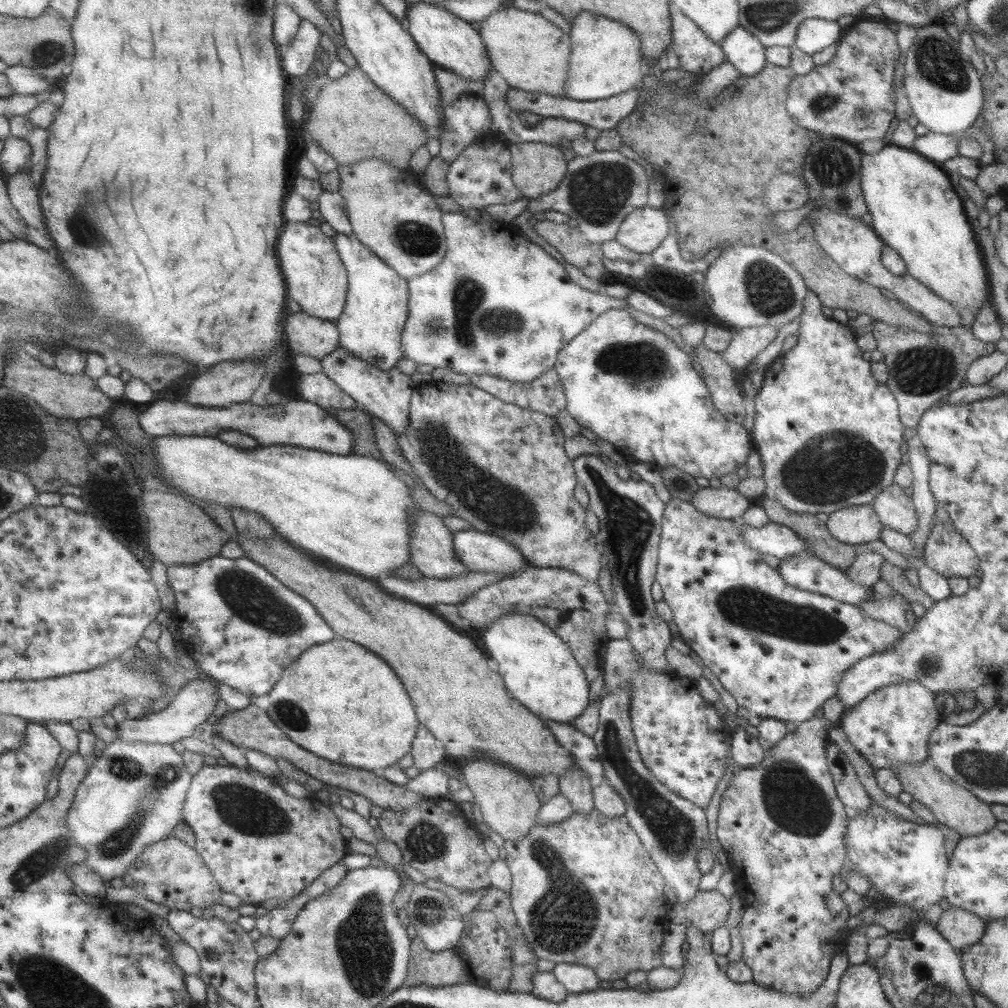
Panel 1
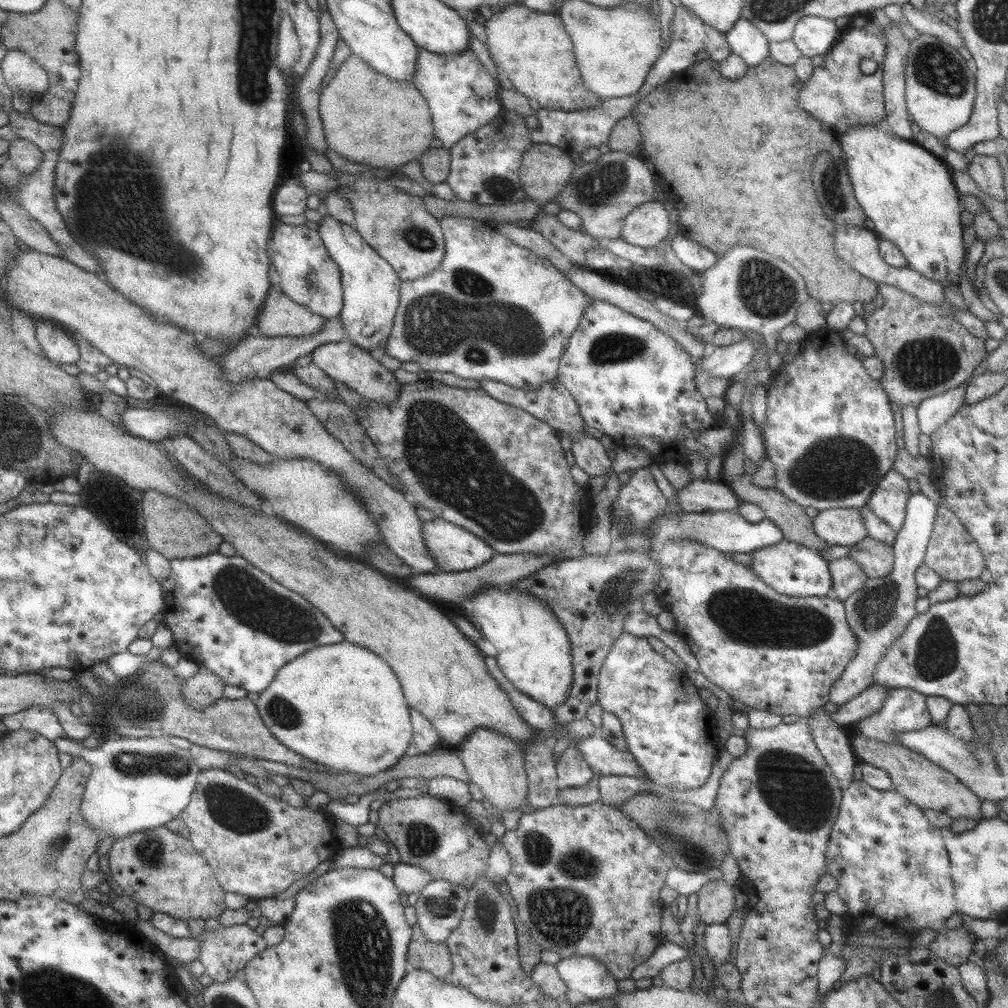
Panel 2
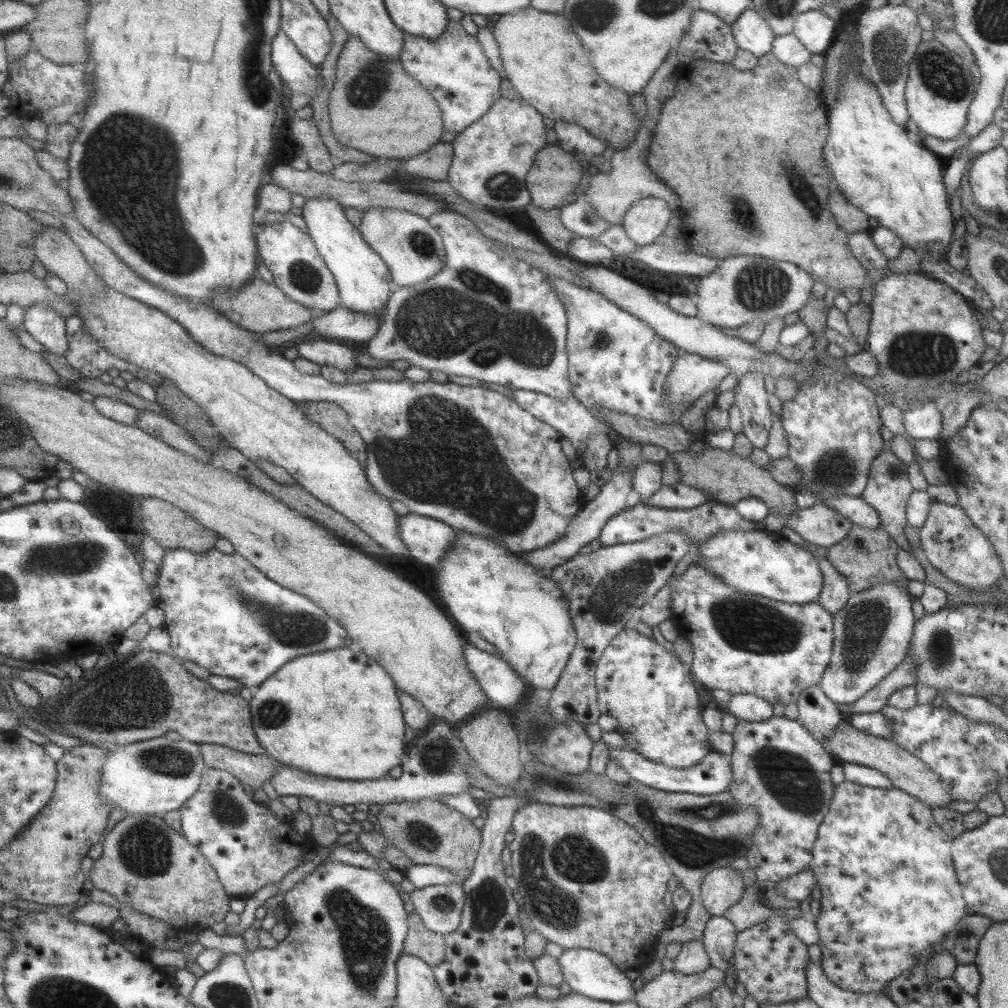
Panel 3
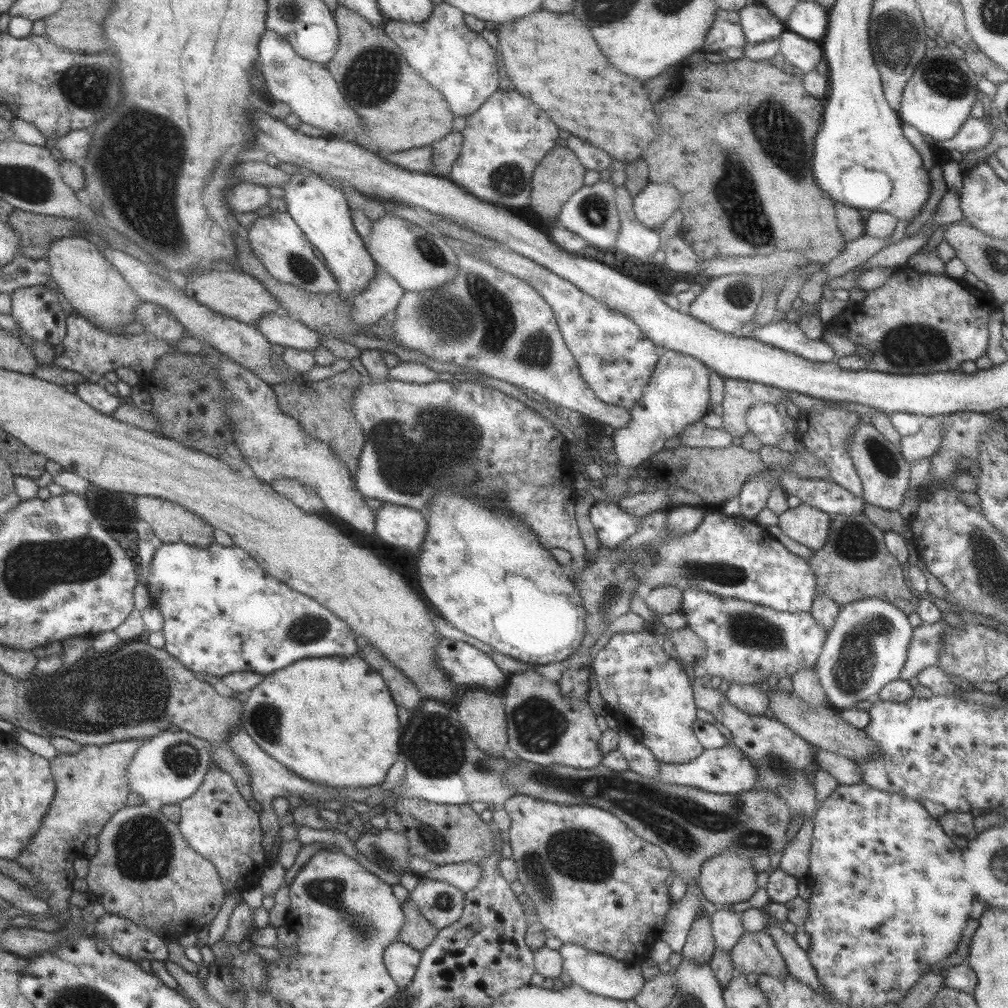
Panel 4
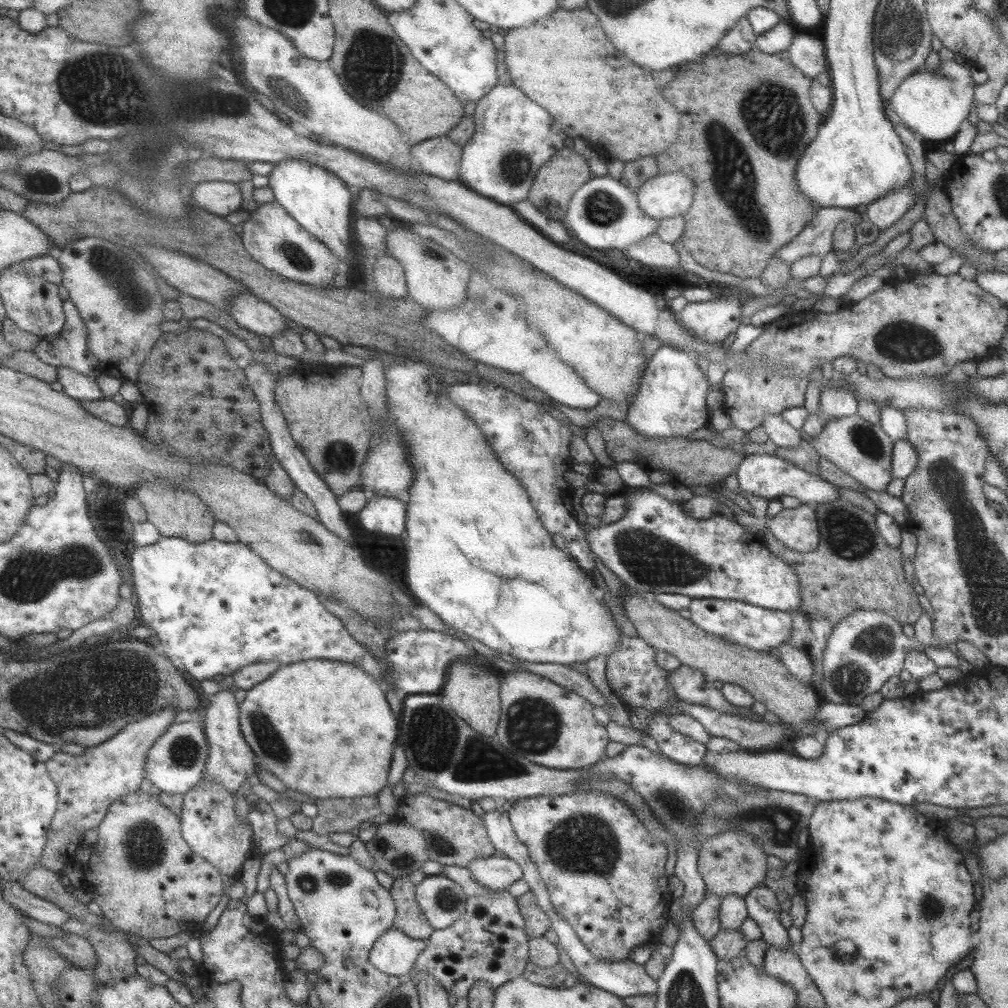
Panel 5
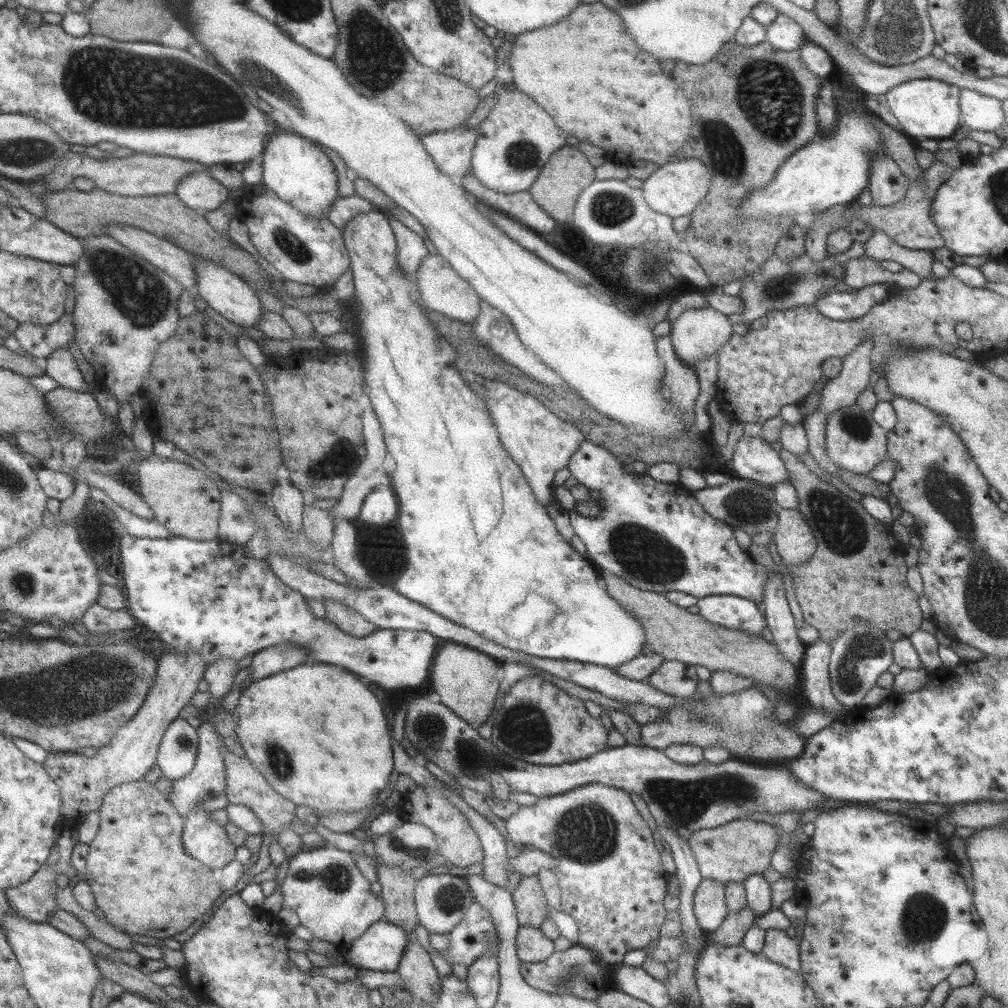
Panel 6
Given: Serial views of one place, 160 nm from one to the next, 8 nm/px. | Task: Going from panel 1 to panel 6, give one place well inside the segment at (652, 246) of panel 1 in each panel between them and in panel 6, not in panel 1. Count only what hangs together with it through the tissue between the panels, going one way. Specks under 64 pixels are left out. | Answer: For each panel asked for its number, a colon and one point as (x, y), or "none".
2: (646, 225)
3: (643, 221)
4: (655, 202)
5: (667, 194)
6: (676, 188)

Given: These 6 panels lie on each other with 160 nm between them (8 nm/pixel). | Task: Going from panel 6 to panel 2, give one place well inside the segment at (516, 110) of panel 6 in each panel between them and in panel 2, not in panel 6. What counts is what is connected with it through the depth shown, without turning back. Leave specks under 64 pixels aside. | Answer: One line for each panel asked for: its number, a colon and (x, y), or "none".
2: (484, 165)
3: (491, 157)
4: (504, 139)
5: (513, 137)

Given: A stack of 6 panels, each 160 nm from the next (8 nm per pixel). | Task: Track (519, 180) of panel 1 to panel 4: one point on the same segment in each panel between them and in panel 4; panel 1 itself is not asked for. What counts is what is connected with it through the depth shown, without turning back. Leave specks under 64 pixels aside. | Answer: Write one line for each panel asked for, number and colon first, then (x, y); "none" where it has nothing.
2: (545, 169)
3: (554, 174)
4: (559, 174)

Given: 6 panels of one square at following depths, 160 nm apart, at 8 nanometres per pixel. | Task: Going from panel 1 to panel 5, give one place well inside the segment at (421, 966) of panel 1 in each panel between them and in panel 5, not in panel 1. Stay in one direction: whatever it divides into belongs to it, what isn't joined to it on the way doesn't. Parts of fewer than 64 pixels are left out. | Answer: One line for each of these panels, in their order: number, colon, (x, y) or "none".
2: (434, 957)
3: (420, 942)
4: (416, 931)
5: (409, 919)

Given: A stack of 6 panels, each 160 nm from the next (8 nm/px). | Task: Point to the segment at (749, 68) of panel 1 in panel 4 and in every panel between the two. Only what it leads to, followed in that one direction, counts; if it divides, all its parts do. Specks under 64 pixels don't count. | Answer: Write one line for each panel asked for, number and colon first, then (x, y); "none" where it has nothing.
2: (745, 40)
3: (751, 33)
4: (758, 25)

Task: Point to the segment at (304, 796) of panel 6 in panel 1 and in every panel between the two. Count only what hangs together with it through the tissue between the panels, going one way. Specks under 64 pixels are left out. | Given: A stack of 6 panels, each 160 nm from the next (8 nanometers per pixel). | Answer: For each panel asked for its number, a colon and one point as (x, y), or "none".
1: (338, 701)
2: (340, 706)
3: (334, 713)
4: (332, 721)
5: (340, 745)

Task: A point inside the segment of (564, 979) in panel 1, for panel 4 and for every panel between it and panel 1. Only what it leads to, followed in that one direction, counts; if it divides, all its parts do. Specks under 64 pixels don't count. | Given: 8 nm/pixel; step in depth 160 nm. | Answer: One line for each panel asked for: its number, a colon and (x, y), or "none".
2: (587, 979)
3: (592, 974)
4: (606, 976)

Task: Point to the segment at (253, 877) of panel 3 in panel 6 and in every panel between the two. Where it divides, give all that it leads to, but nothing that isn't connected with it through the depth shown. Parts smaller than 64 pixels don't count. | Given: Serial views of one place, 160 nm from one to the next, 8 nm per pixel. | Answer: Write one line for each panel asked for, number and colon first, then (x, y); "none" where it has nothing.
4: (215, 820)
5: (209, 825)
6: (203, 839)

